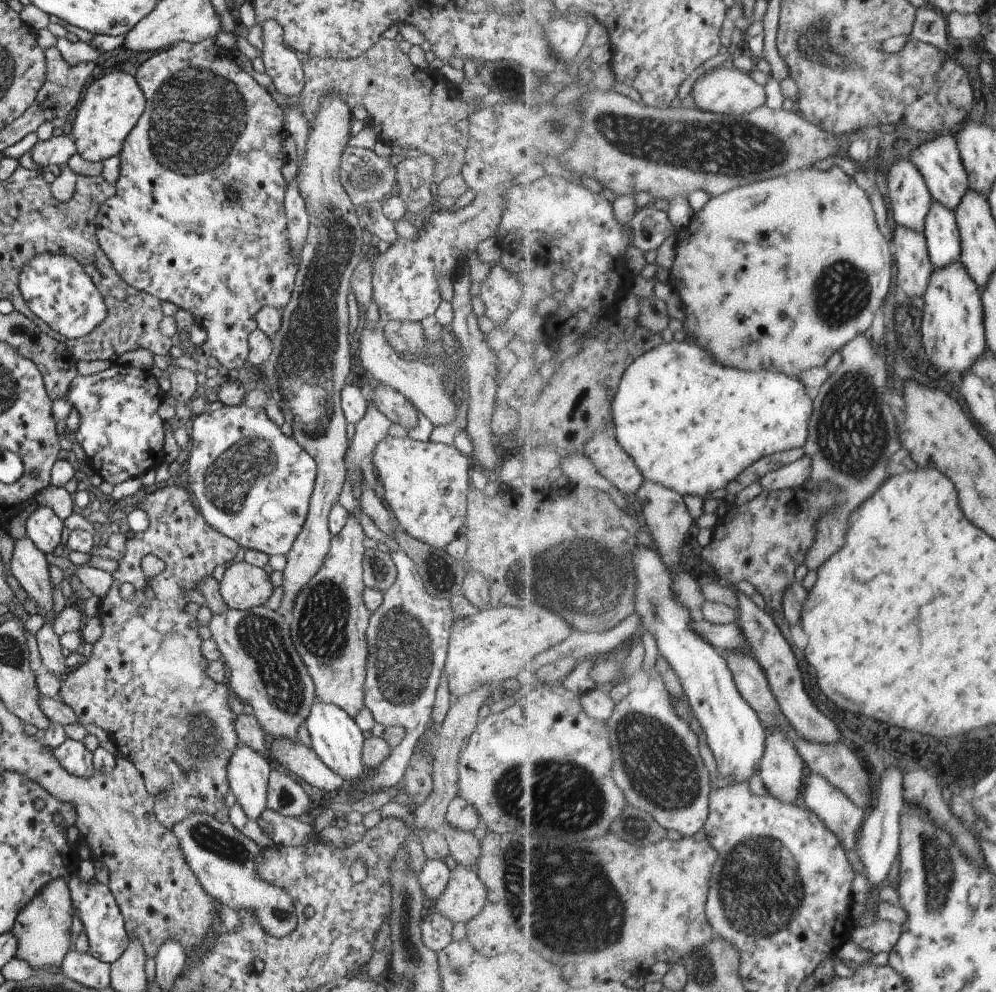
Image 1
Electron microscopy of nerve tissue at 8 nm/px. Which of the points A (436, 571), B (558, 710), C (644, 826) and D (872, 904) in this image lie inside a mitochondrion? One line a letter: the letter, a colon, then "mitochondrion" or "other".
A: mitochondrion
B: other
C: mitochondrion
D: other

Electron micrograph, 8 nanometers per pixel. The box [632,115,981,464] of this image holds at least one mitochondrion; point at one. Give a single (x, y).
(842, 291)

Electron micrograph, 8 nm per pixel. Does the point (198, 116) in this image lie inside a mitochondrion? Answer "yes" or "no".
yes

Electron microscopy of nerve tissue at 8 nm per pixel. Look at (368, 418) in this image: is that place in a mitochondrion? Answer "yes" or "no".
no

